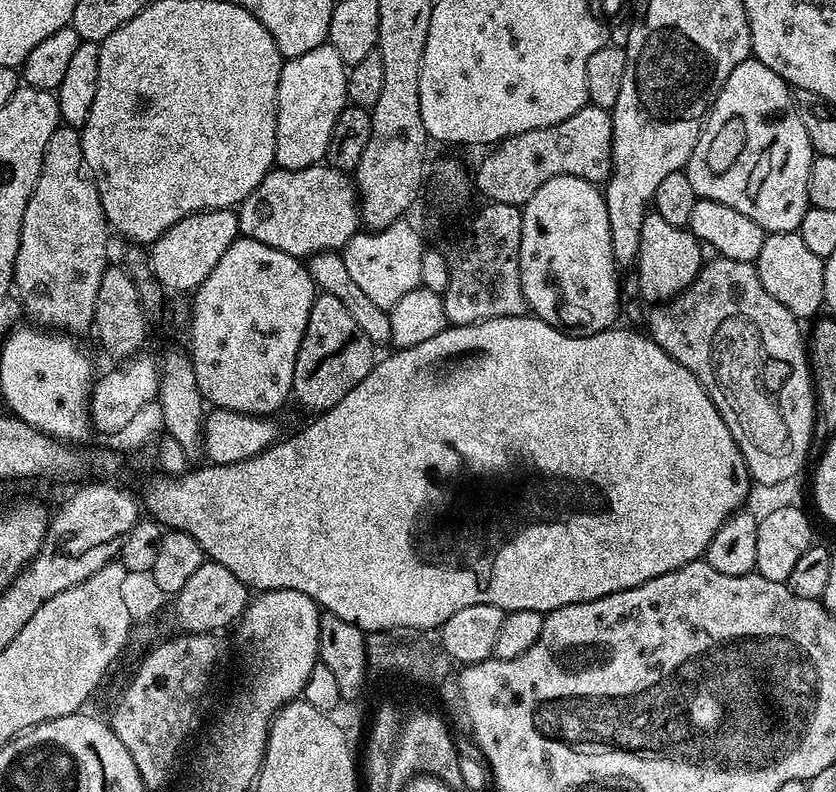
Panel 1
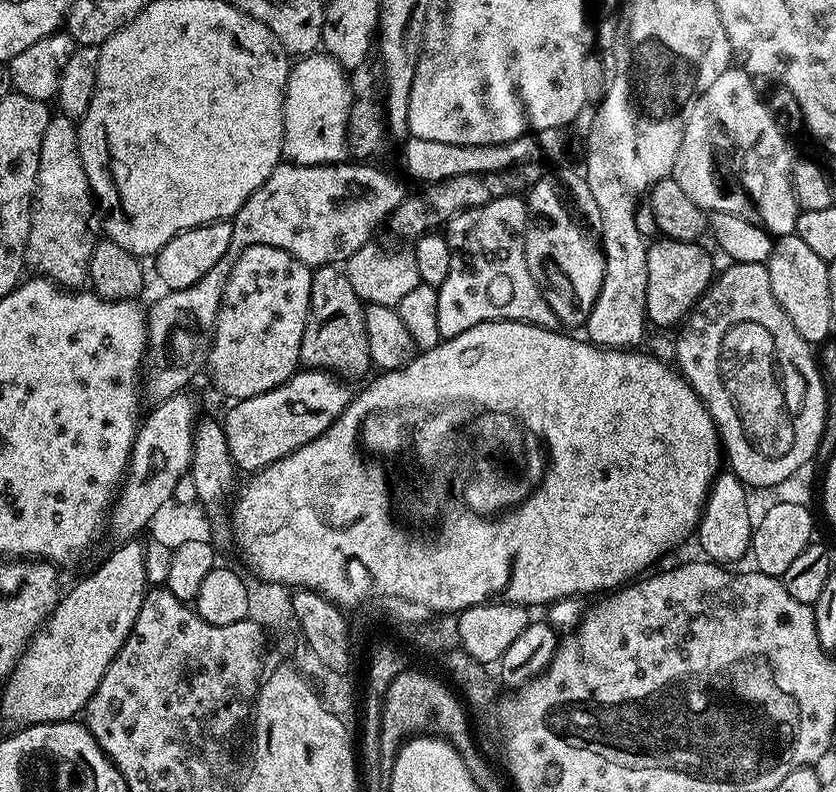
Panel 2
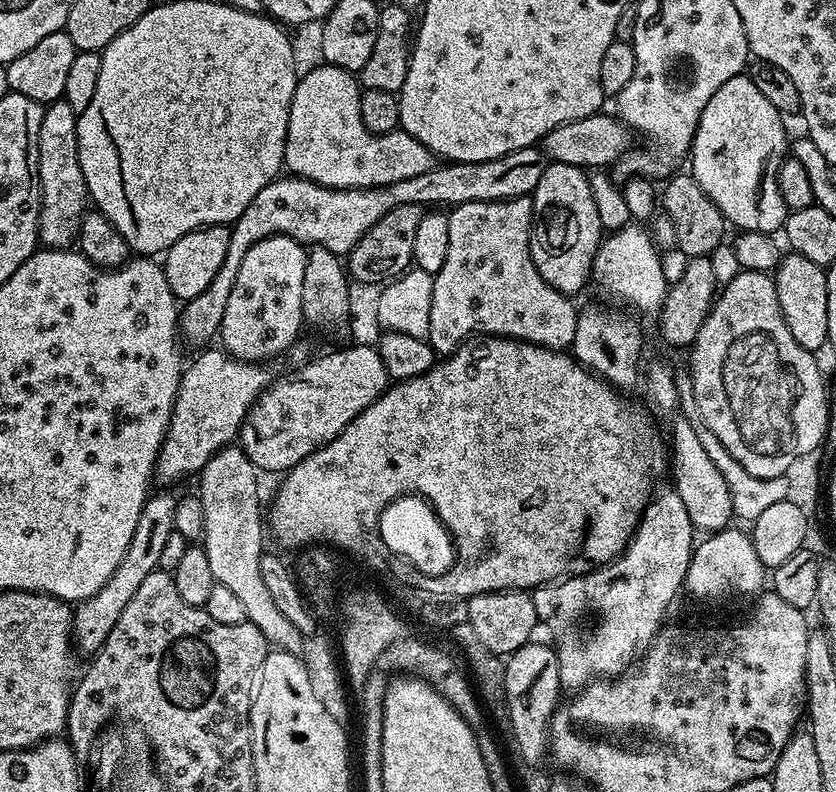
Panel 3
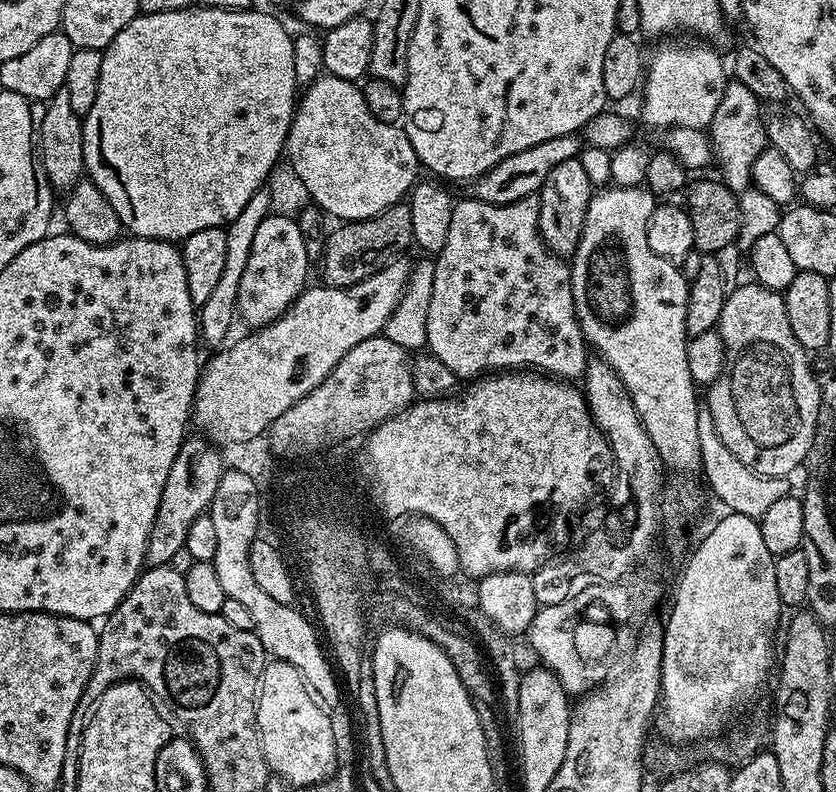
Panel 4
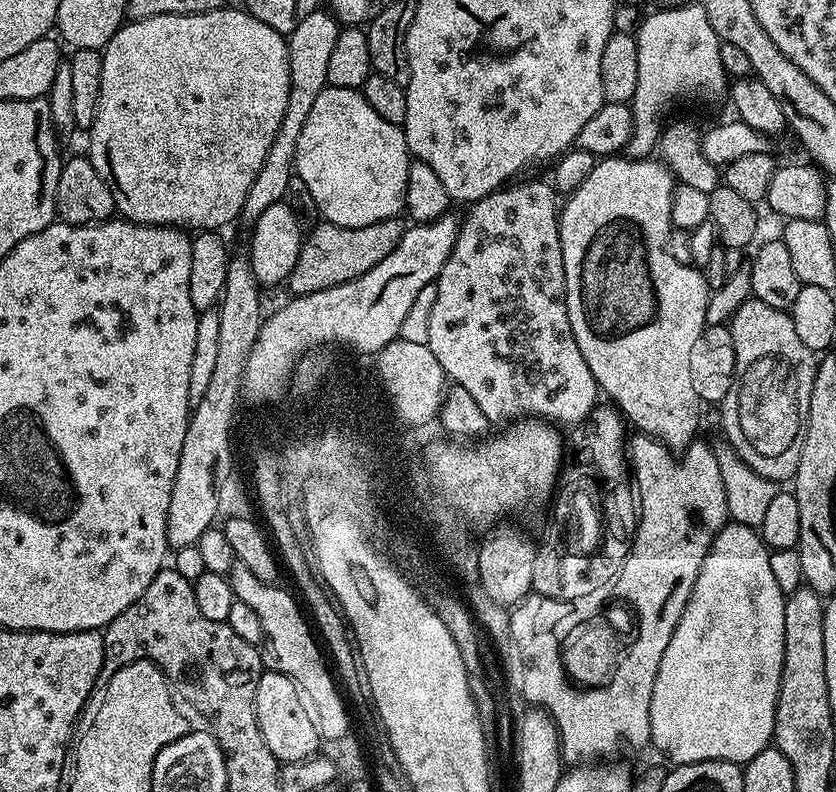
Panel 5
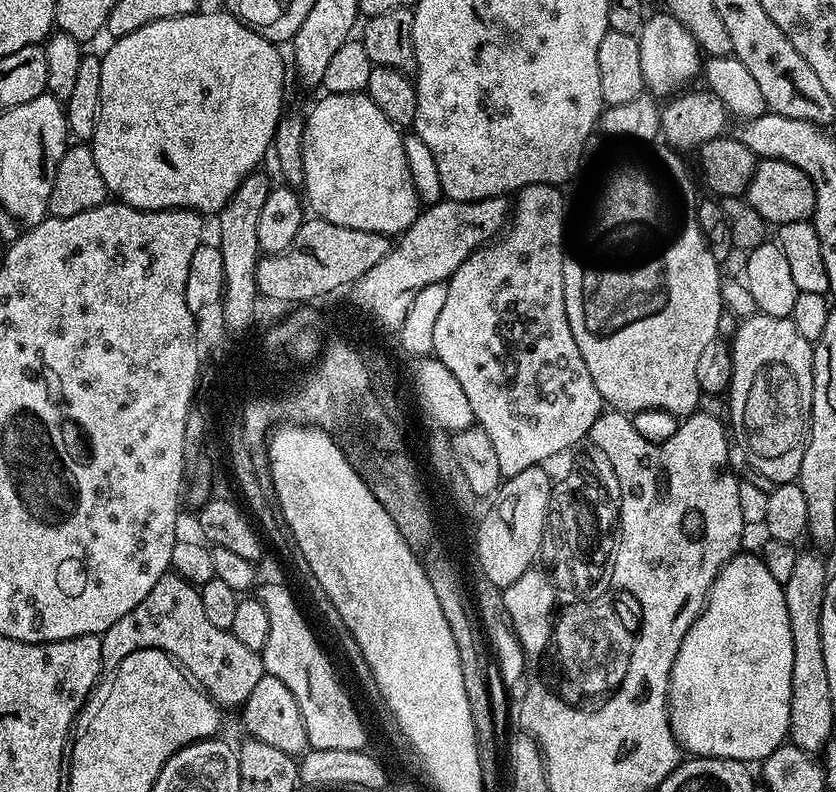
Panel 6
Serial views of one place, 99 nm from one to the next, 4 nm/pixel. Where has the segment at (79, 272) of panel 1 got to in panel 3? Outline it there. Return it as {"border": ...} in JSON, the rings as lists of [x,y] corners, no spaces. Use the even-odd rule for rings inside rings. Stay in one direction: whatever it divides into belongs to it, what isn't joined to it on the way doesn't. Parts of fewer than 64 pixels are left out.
{"border":[[[63,98],[52,101],[44,110],[42,118],[42,130],[38,130],[38,174],[40,175],[40,238],[39,243],[46,248],[66,248],[71,249],[77,243],[80,235],[80,220],[85,212],[90,208],[90,197],[88,195],[88,187],[86,186],[86,178],[82,174],[82,166],[78,162],[78,134],[76,133],[76,117],[78,113],[70,110],[70,106]]]}

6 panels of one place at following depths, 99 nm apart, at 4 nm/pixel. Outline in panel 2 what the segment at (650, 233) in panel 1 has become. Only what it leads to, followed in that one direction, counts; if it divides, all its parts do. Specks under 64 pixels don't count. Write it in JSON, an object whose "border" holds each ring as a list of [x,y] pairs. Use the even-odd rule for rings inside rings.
{"border":[[[656,238],[647,245],[646,258],[646,317],[647,323],[663,330],[672,330],[692,311],[698,298],[714,279],[709,249],[689,240]]]}

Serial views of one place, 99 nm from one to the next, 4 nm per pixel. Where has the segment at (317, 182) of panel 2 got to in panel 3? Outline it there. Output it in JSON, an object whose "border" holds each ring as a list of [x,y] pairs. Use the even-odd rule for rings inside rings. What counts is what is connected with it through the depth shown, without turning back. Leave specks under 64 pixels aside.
{"border":[[[533,146],[502,154],[502,158],[490,158],[486,162],[440,162],[426,170],[426,174],[406,178],[397,184],[387,184],[385,188],[327,188],[303,180],[300,176],[281,175],[262,186],[254,202],[250,202],[236,223],[231,225],[230,247],[226,249],[226,258],[218,274],[214,274],[214,282],[210,282],[210,286],[206,286],[198,298],[187,301],[180,308],[179,335],[185,341],[197,340],[204,344],[200,346],[211,345],[217,339],[230,290],[234,290],[234,278],[238,278],[238,270],[242,266],[242,258],[246,258],[246,250],[250,250],[250,246],[266,238],[289,236],[299,244],[325,248],[335,256],[344,258],[358,238],[362,238],[362,234],[366,234],[366,230],[370,230],[370,226],[382,218],[382,214],[390,214],[390,210],[398,206],[455,206],[466,202],[498,202],[531,196],[548,166],[549,161],[543,151]]]}

